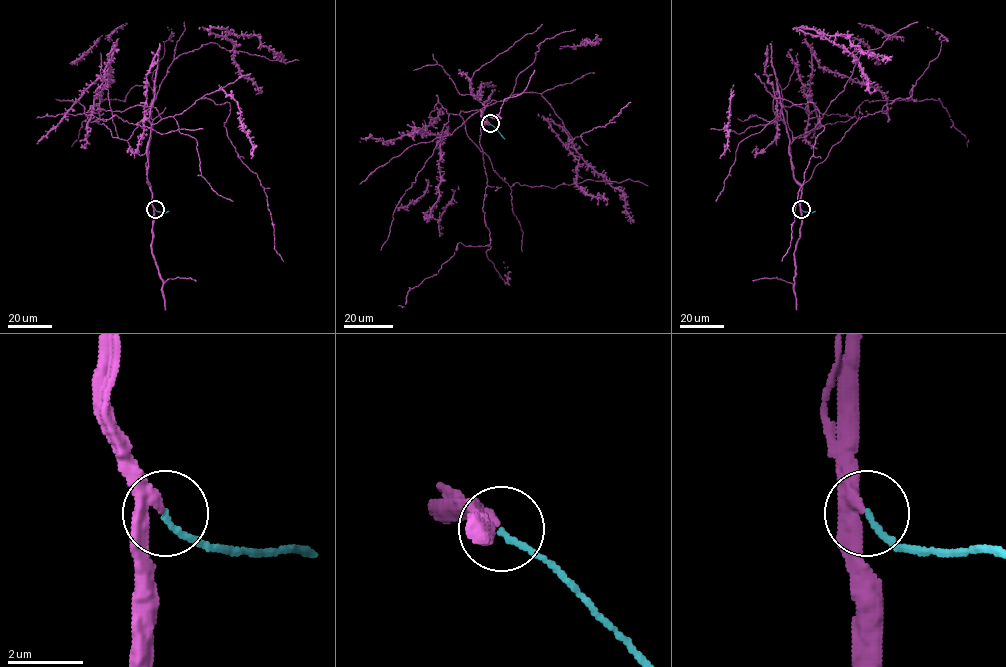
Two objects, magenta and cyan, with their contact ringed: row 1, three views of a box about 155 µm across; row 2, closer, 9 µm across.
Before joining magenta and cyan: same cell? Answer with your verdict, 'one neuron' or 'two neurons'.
one neuron

